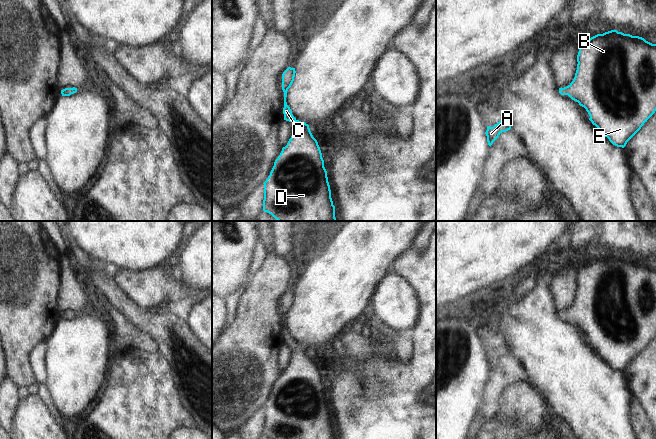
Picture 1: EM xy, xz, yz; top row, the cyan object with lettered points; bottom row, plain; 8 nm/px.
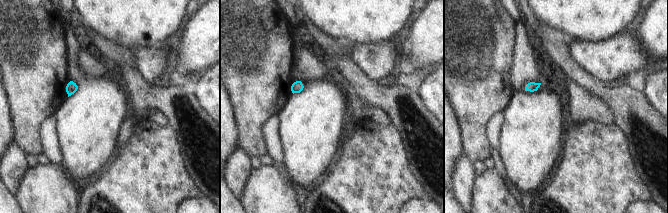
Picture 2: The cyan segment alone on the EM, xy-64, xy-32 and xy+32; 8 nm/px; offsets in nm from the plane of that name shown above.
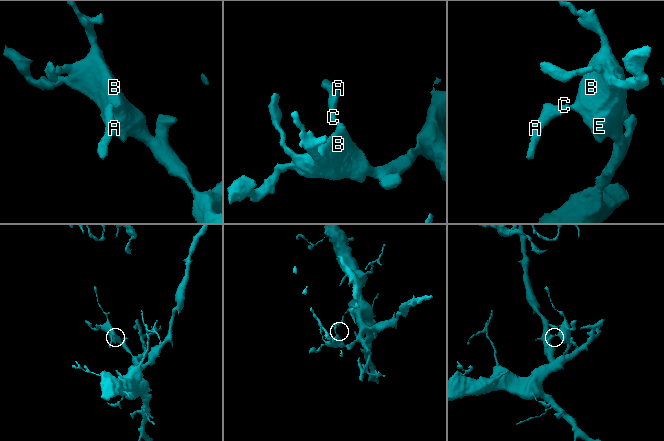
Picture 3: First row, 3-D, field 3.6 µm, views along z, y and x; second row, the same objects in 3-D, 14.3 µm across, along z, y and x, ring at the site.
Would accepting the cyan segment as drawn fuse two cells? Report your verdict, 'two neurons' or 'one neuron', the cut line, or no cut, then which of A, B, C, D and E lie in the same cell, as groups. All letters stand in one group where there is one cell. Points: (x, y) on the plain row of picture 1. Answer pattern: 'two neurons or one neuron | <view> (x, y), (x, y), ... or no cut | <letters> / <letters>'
one neuron | no cut | A B C D E

